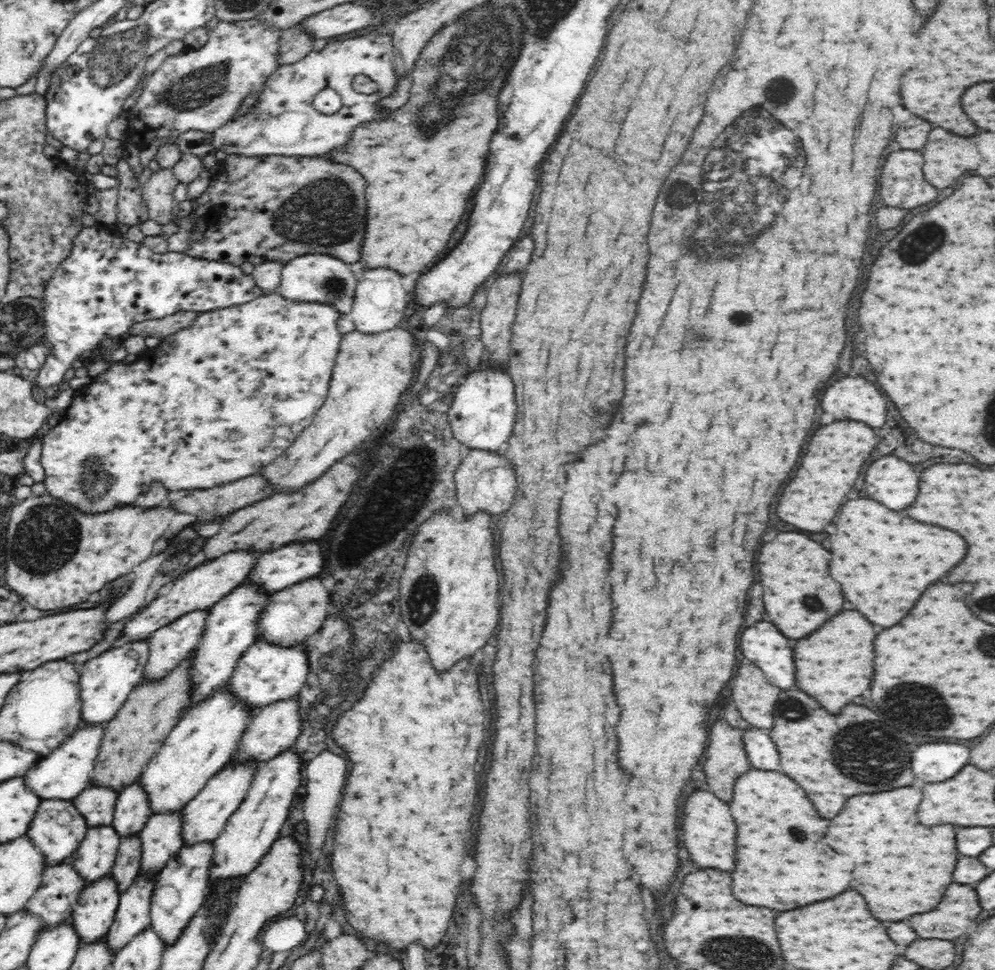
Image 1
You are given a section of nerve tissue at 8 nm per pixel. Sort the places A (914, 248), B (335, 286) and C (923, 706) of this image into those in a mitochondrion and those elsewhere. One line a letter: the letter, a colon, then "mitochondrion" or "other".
A: mitochondrion
B: mitochondrion
C: mitochondrion

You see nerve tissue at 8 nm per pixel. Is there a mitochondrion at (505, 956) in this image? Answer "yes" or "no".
no

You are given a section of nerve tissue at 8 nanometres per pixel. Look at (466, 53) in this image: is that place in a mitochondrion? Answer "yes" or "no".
yes

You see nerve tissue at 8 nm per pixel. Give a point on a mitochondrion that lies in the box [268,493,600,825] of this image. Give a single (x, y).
(423, 596)

